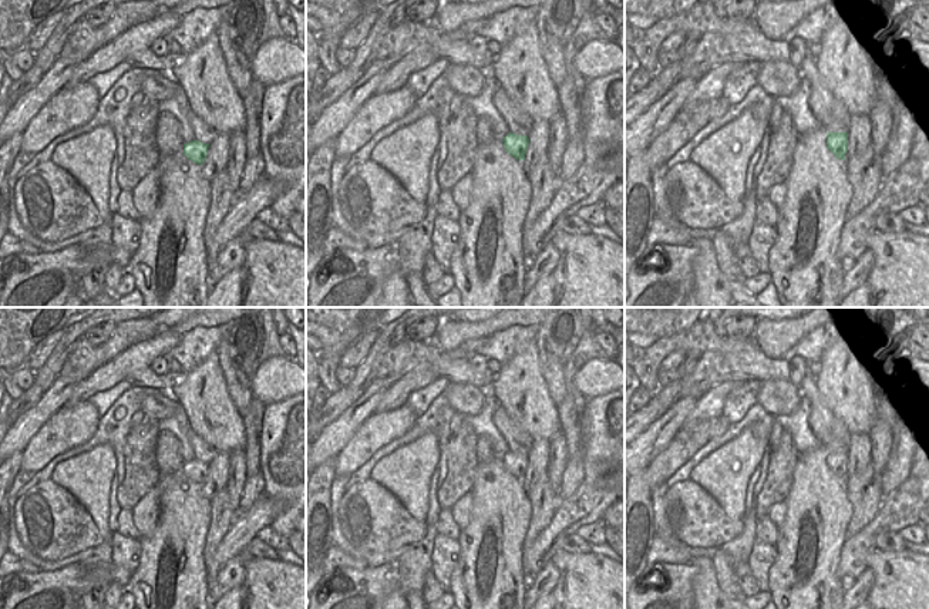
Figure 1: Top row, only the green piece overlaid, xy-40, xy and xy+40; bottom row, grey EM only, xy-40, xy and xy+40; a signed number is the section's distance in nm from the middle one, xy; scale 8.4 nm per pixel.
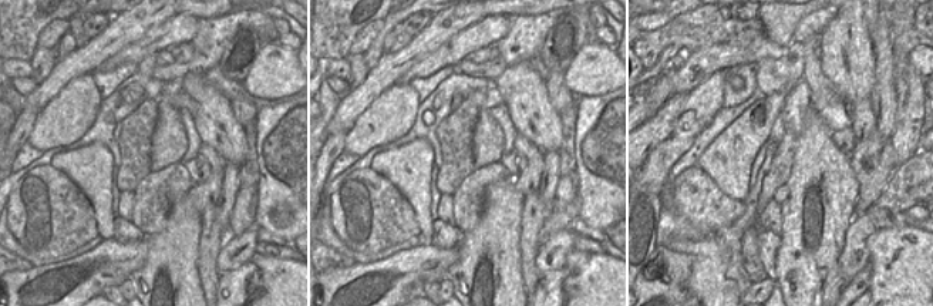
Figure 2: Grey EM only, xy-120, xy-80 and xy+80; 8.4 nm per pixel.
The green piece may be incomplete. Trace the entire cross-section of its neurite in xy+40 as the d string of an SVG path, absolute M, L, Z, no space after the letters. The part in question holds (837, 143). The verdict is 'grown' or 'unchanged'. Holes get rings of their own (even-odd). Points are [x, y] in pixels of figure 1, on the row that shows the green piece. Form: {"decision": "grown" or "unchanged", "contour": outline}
{"decision": "unchanged", "contour": "M827 132L827 148L838 158L845 161L848 151L846 132Z"}

